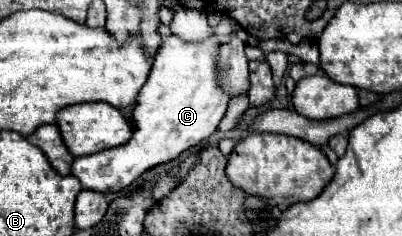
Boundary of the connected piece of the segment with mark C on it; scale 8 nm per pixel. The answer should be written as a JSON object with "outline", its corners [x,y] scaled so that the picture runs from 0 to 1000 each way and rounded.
{"outline":[[[433,144],[408,153],[328,483],[333,534],[343,534],[328,593],[279,636],[189,669],[179,737],[204,788],[239,814],[294,814],[323,788],[353,729],[443,669],[458,636],[532,568],[572,432],[542,331],[542,246],[547,186],[537,144],[502,178],[458,178]]]}

